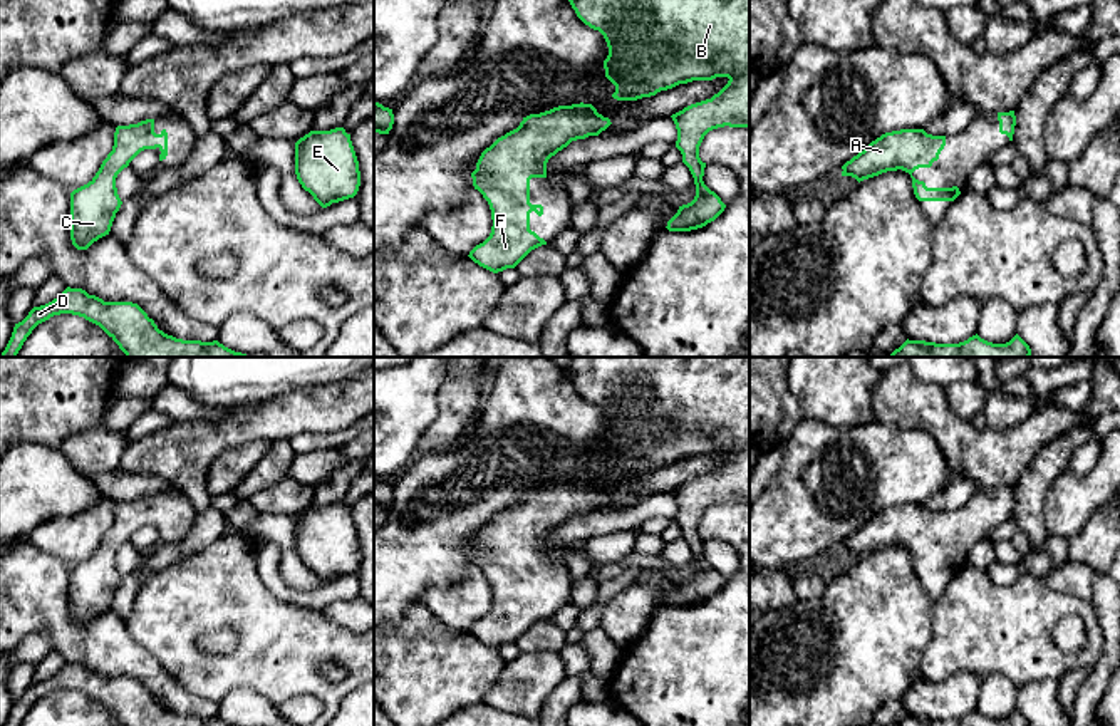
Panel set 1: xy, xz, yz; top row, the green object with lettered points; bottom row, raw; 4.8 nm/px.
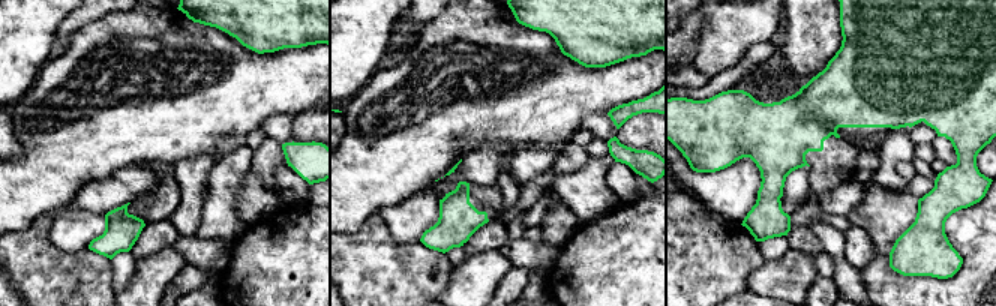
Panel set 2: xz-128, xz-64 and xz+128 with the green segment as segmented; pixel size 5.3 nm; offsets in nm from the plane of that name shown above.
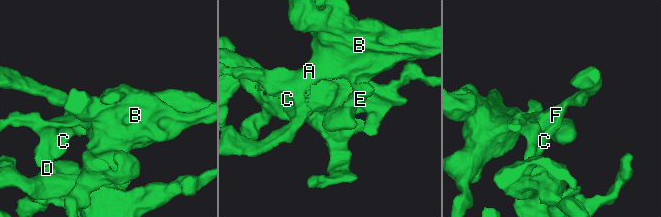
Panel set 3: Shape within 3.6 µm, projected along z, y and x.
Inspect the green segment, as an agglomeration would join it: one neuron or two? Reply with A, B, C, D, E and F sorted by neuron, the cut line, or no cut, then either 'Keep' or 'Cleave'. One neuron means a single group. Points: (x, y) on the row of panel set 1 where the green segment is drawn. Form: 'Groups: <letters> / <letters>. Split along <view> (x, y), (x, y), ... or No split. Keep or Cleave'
Groups: A B C D E F. No split. Keep

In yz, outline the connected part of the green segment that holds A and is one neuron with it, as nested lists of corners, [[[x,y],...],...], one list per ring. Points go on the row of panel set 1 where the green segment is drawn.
[[[900,129],[885,132],[842,166],[842,176],[858,183],[887,171],[902,169],[910,174],[914,194],[919,201],[954,201],[961,191],[952,188],[927,188],[912,173],[931,168],[946,146],[946,136],[932,136],[924,129]]]

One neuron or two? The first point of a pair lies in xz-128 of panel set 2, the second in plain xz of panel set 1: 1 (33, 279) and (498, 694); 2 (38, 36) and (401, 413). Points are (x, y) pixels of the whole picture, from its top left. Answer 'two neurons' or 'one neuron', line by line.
1: two neurons
2: one neuron

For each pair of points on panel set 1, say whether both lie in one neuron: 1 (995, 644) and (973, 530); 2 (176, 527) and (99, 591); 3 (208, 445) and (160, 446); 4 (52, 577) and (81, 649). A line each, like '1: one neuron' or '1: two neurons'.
1: two neurons
2: one neuron
3: one neuron
4: one neuron

